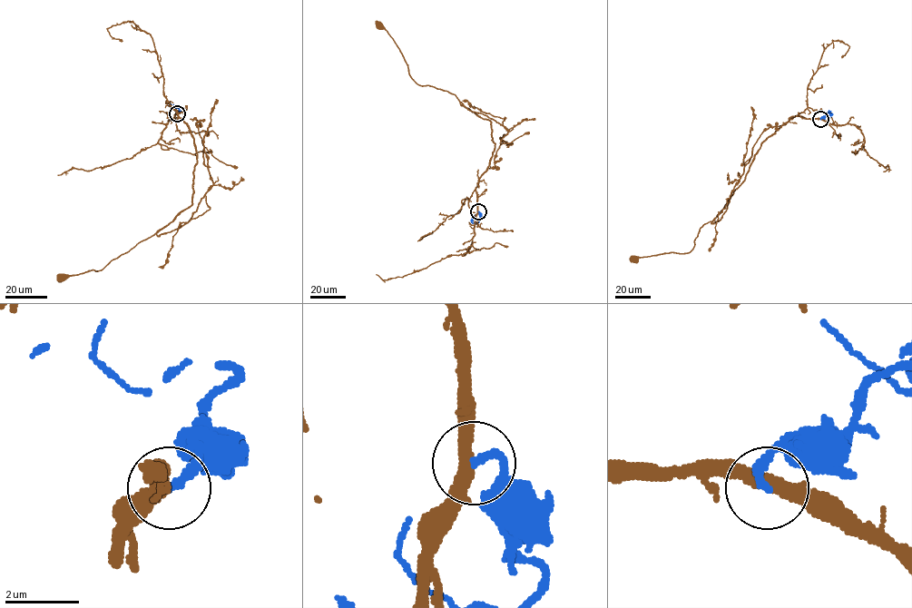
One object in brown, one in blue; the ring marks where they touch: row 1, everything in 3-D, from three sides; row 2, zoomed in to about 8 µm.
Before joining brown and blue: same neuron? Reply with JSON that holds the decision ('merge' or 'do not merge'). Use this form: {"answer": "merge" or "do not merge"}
{"answer": "do not merge"}

